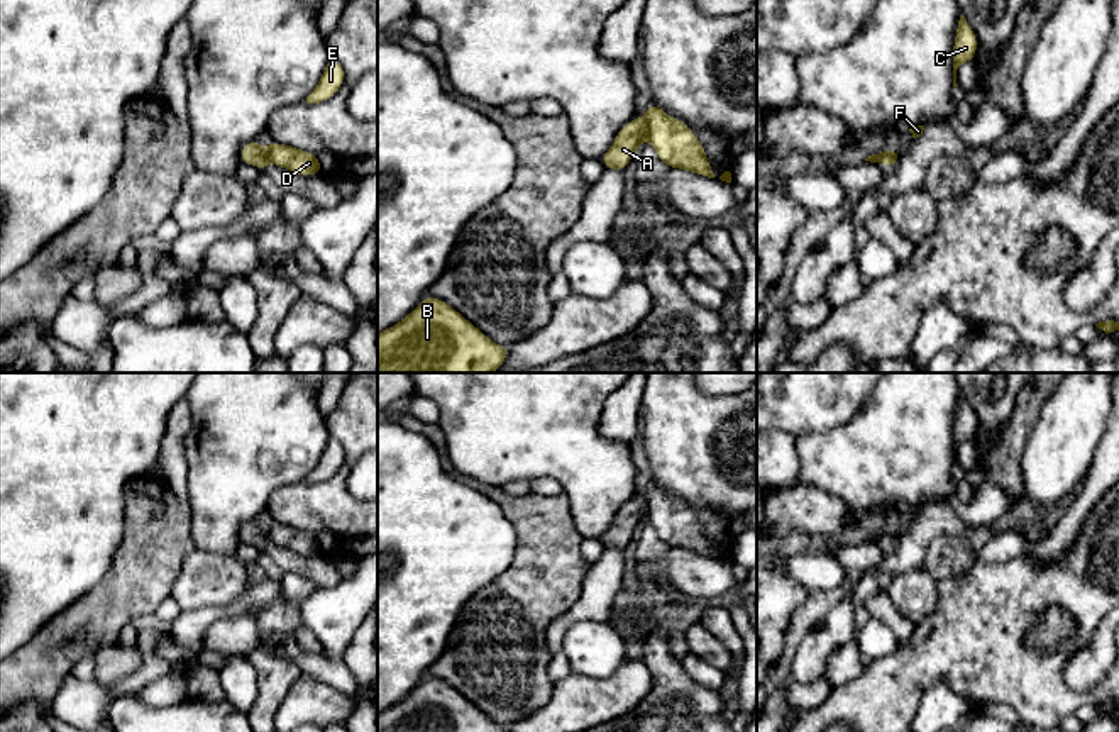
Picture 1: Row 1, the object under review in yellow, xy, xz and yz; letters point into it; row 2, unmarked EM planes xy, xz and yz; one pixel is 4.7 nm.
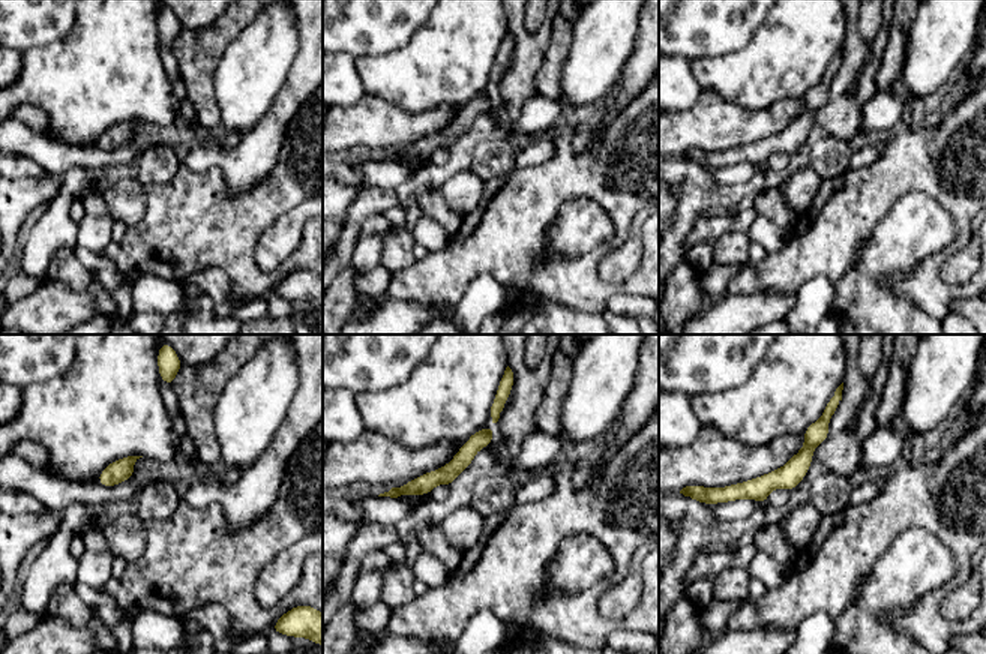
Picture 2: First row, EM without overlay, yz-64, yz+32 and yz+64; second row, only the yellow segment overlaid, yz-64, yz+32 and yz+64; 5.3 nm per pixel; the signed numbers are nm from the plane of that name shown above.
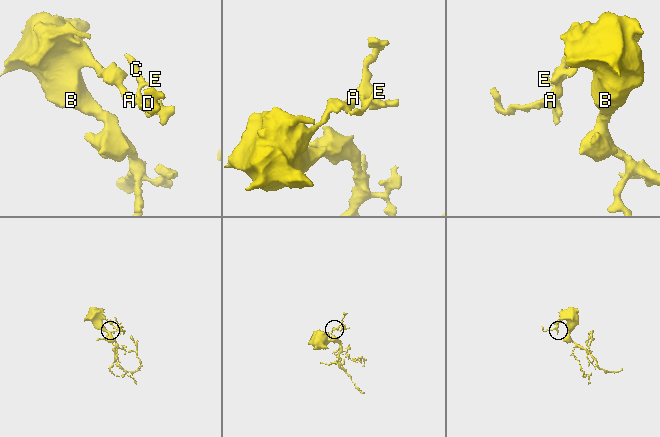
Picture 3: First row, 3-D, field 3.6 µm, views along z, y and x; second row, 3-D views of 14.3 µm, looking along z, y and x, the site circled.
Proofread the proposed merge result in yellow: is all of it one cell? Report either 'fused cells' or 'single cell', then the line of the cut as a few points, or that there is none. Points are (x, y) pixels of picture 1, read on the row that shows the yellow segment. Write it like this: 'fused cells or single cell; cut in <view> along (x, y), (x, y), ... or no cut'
fused cells; cut in yz along (898, 155), (886, 153), (879, 161)

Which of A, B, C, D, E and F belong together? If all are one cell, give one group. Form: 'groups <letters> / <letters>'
groups A B / C D E F

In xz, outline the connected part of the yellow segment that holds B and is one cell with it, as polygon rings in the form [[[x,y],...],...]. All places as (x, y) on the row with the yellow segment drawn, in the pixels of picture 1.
[[[425,297],[401,322],[378,334],[378,373],[494,373],[508,351],[444,300]]]

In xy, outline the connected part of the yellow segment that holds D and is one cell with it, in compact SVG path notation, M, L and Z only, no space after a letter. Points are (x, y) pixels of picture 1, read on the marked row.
M271 141L266 152L271 163L300 176L313 176L323 169L323 164L310 151Z

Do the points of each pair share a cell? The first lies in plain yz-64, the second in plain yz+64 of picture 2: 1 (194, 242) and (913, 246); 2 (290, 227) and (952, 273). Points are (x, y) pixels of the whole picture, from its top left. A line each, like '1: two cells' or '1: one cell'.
1: two cells
2: one cell

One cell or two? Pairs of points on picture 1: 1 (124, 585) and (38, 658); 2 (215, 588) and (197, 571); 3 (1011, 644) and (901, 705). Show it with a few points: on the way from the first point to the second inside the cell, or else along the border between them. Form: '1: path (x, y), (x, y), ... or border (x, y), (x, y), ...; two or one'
1: path (102, 607), (77, 632), (65, 634), (60, 639); one
2: path (210, 583), (202, 575); one
3: path (981, 644), (950, 646), (921, 675); one

